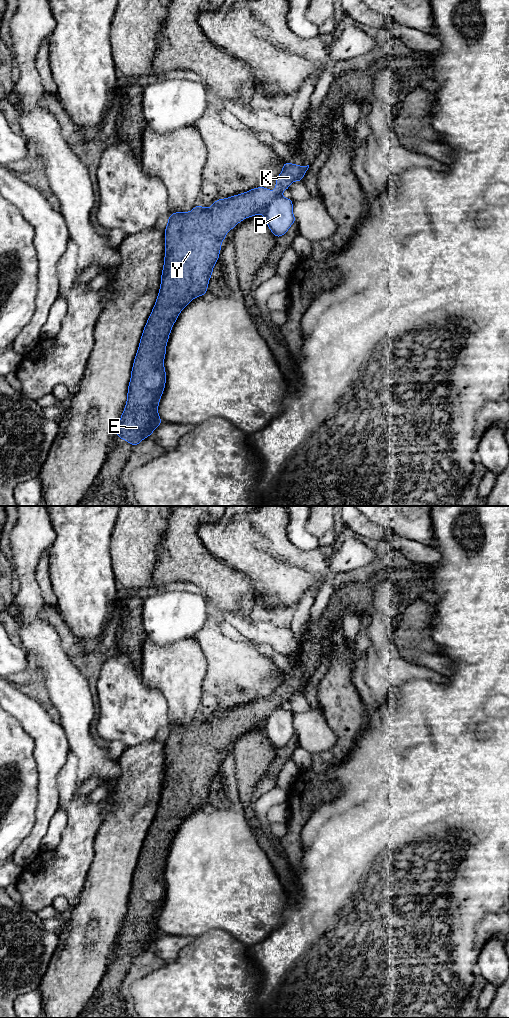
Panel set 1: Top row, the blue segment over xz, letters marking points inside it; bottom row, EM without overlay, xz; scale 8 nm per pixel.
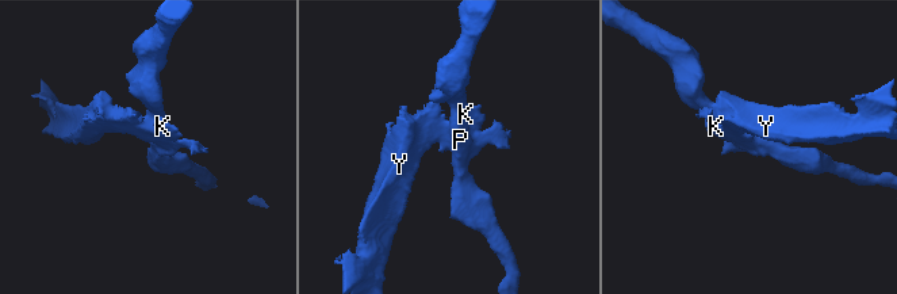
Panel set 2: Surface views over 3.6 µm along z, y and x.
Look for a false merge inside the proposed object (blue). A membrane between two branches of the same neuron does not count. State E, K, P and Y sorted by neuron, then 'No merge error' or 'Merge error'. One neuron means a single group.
Groups: E K Y / P. Merge error

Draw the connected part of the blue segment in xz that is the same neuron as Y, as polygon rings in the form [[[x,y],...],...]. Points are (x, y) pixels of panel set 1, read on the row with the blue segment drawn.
[[[285,162],[282,172],[276,178],[273,192],[269,188],[257,187],[225,199],[217,199],[209,208],[202,208],[199,203],[190,212],[174,212],[168,216],[160,289],[133,362],[127,402],[116,431],[116,436],[121,440],[135,447],[146,437],[151,436],[154,429],[163,422],[158,415],[158,405],[166,383],[164,359],[169,335],[180,312],[192,299],[207,294],[212,270],[219,259],[221,244],[228,231],[234,229],[245,218],[257,214],[264,215],[269,203],[289,189],[292,182],[302,182],[308,168],[309,165],[299,166]]]

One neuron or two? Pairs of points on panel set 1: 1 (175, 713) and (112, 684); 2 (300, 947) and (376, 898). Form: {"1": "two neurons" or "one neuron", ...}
{"1": "two neurons", "2": "one neuron"}

